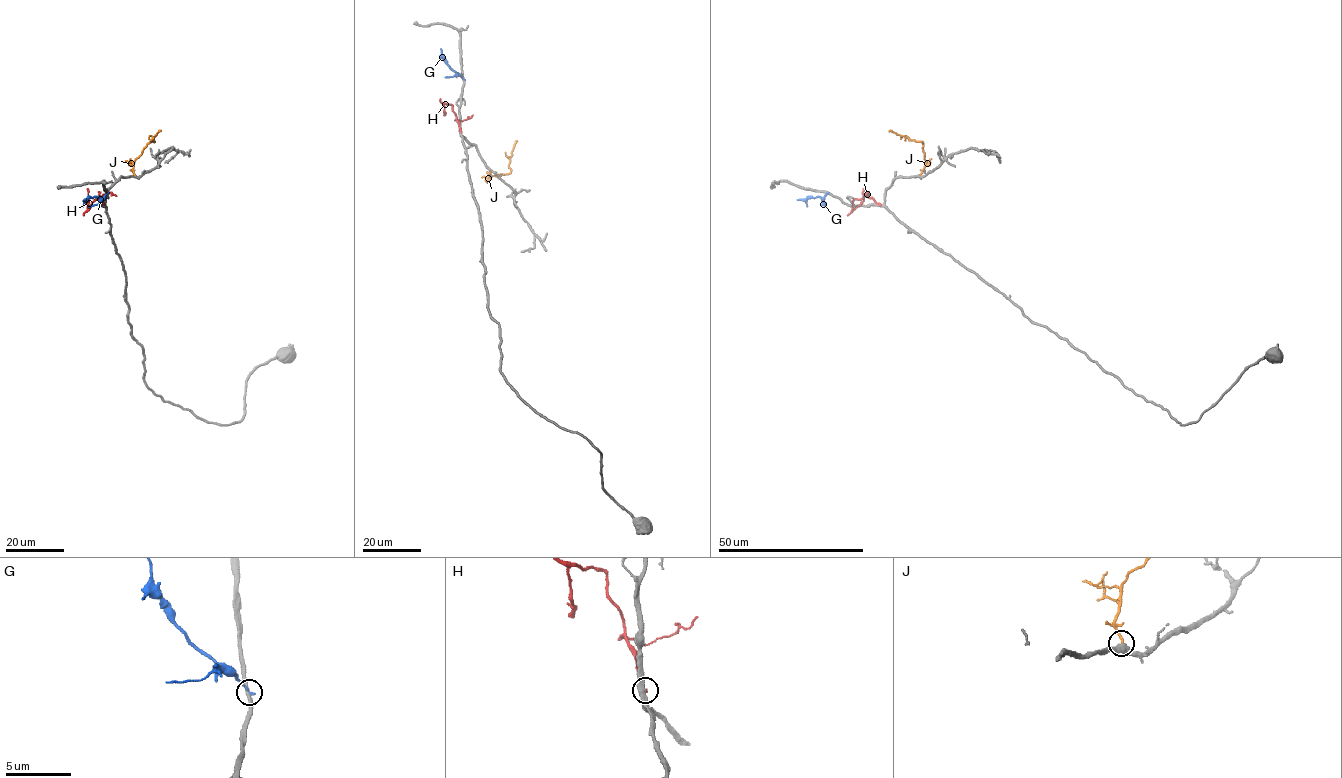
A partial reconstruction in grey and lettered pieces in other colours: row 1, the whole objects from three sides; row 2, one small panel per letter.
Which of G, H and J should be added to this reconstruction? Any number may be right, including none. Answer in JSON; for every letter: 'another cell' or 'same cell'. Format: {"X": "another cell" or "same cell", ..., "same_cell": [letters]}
{"G": "another cell", "H": "another cell", "J": "same cell", "same_cell": ["J"]}

